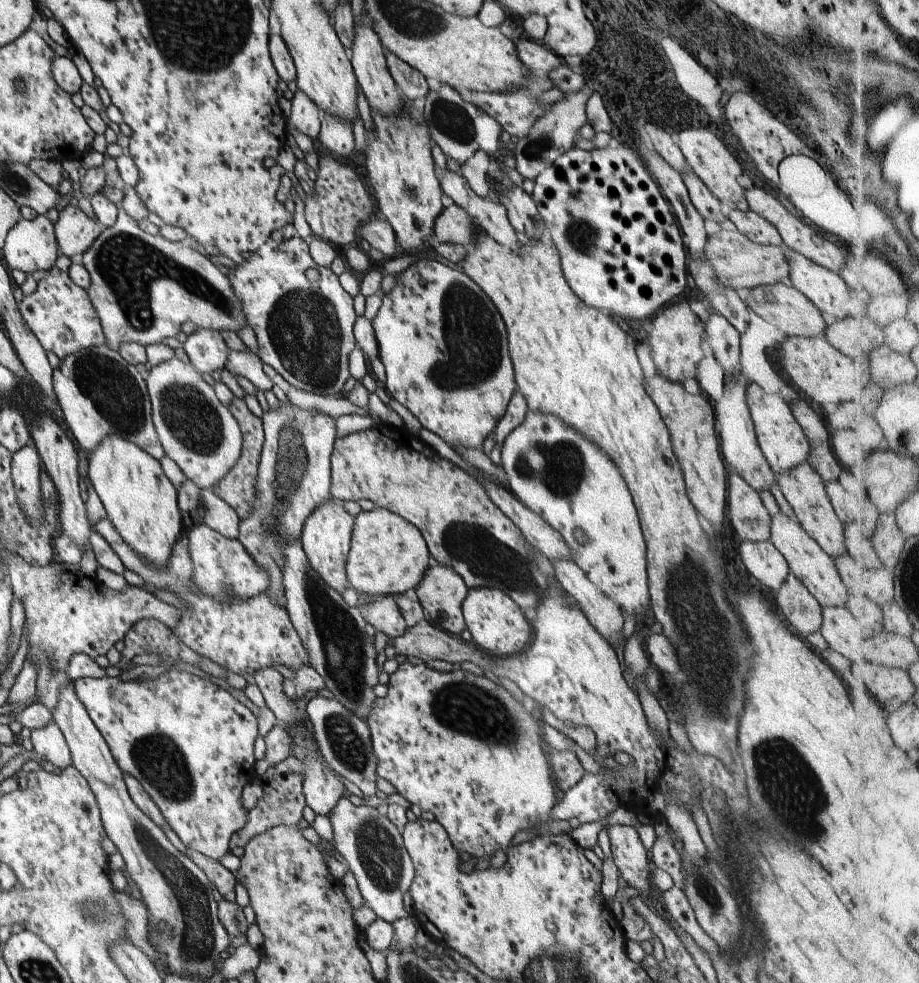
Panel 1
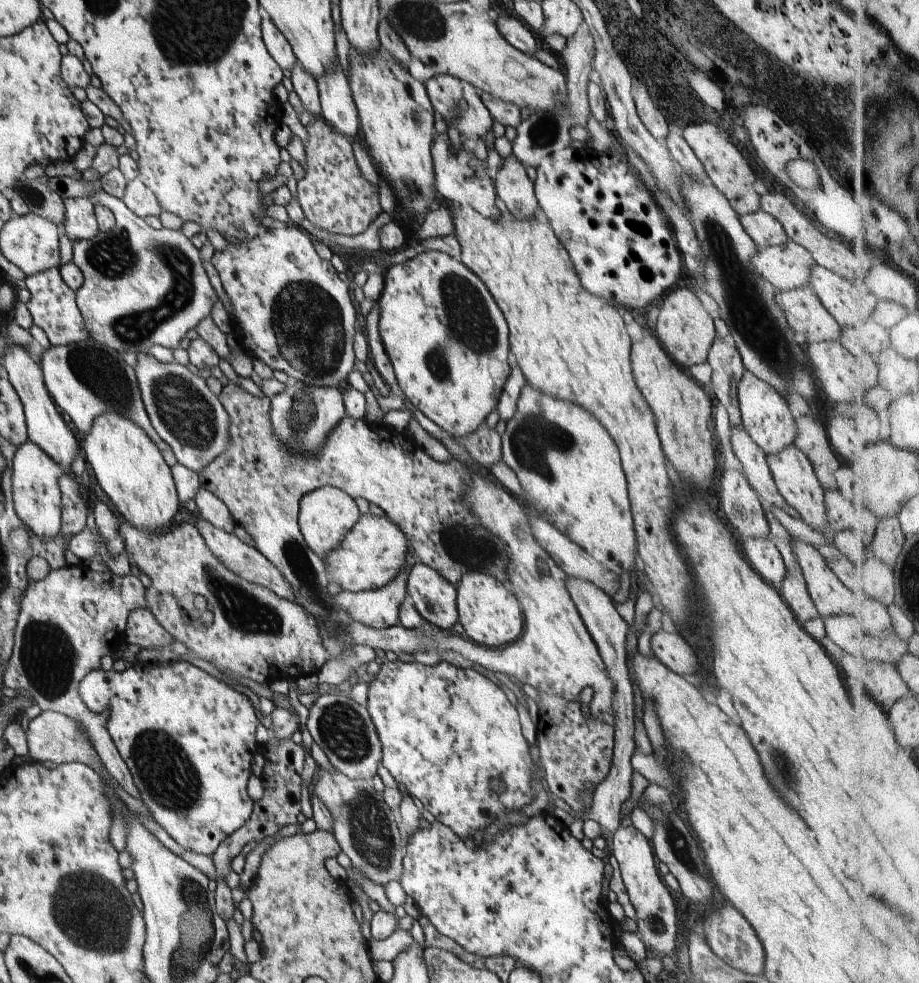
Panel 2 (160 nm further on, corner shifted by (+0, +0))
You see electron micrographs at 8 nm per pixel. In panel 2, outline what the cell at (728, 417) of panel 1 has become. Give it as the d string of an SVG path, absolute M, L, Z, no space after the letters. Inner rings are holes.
M732 428L730 442L731 449L742 465L741 472L744 472L750 486L767 503L784 508L787 502L777 489L765 452L750 438L744 428Z

